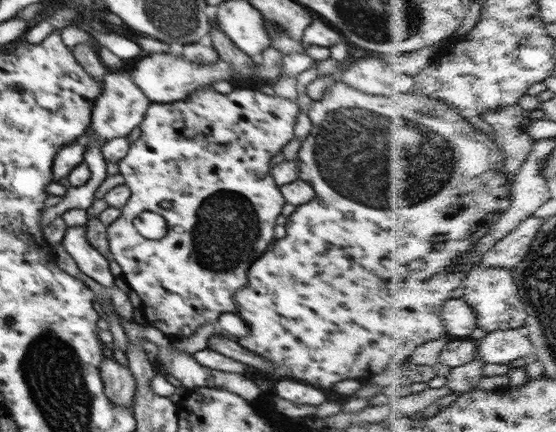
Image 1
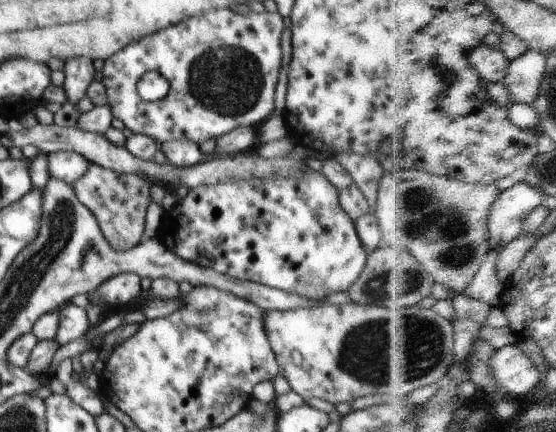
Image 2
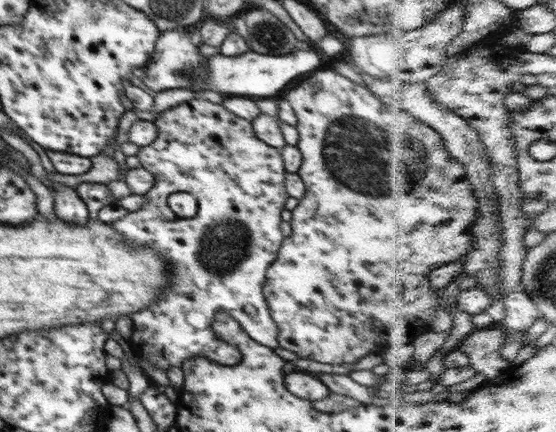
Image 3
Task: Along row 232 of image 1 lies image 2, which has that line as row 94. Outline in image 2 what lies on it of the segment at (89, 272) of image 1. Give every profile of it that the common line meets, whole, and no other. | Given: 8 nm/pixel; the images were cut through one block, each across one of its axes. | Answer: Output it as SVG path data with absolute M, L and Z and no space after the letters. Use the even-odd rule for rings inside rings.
M74 58L68 60L63 69L66 79L63 85L66 99L79 103L87 95L90 84L95 81L95 68L88 58Z

